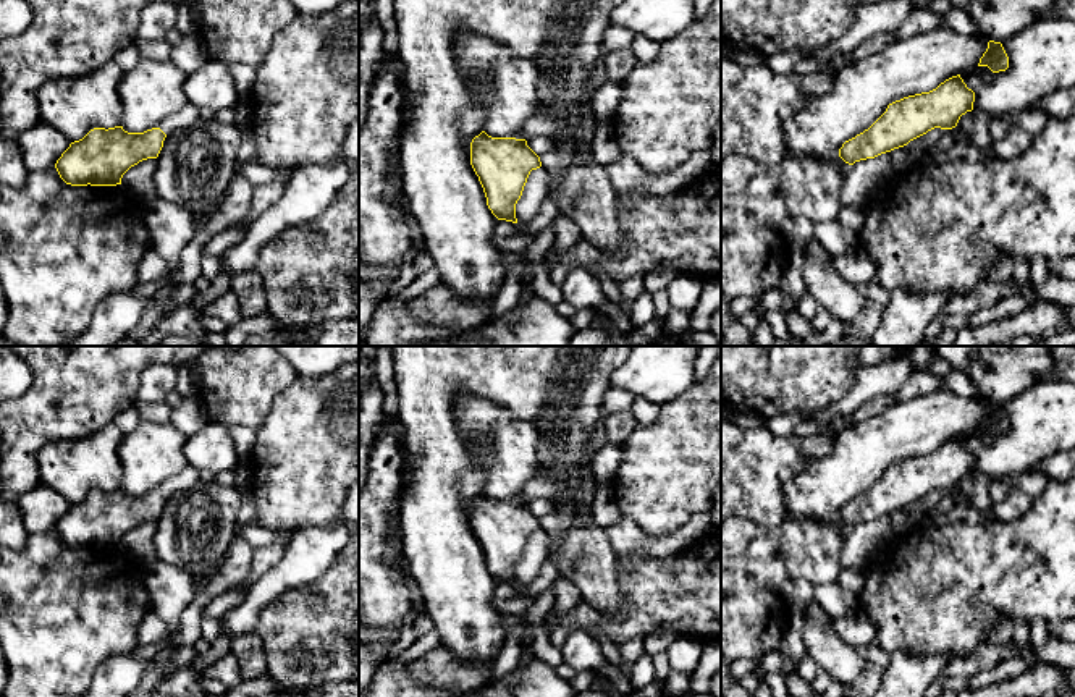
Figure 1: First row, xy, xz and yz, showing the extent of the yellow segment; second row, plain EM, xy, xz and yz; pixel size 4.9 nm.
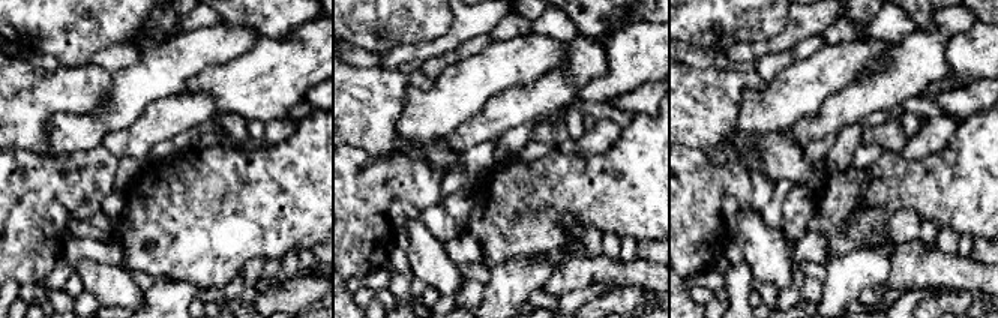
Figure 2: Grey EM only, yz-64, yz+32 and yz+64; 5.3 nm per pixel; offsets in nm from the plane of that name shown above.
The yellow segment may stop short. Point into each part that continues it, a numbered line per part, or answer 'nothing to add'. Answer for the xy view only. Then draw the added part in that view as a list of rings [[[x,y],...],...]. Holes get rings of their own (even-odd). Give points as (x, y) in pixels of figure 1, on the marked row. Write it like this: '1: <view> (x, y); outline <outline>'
1: xy (189, 114); outline [[[188,103],[179,112],[170,115],[158,128],[165,134],[170,134],[170,133],[173,133],[178,128],[191,126],[199,118],[200,118],[200,108],[197,108],[192,103]]]

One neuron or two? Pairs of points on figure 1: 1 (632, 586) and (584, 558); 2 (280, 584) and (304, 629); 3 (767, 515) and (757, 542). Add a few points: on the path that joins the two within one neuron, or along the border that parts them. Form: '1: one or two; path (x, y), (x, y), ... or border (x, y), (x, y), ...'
1: two; border (615, 560), (623, 595), (623, 610), (618, 616)
2: two; border (319, 576), (280, 592), (262, 607), (257, 618)
3: two; border (737, 515), (770, 529)

